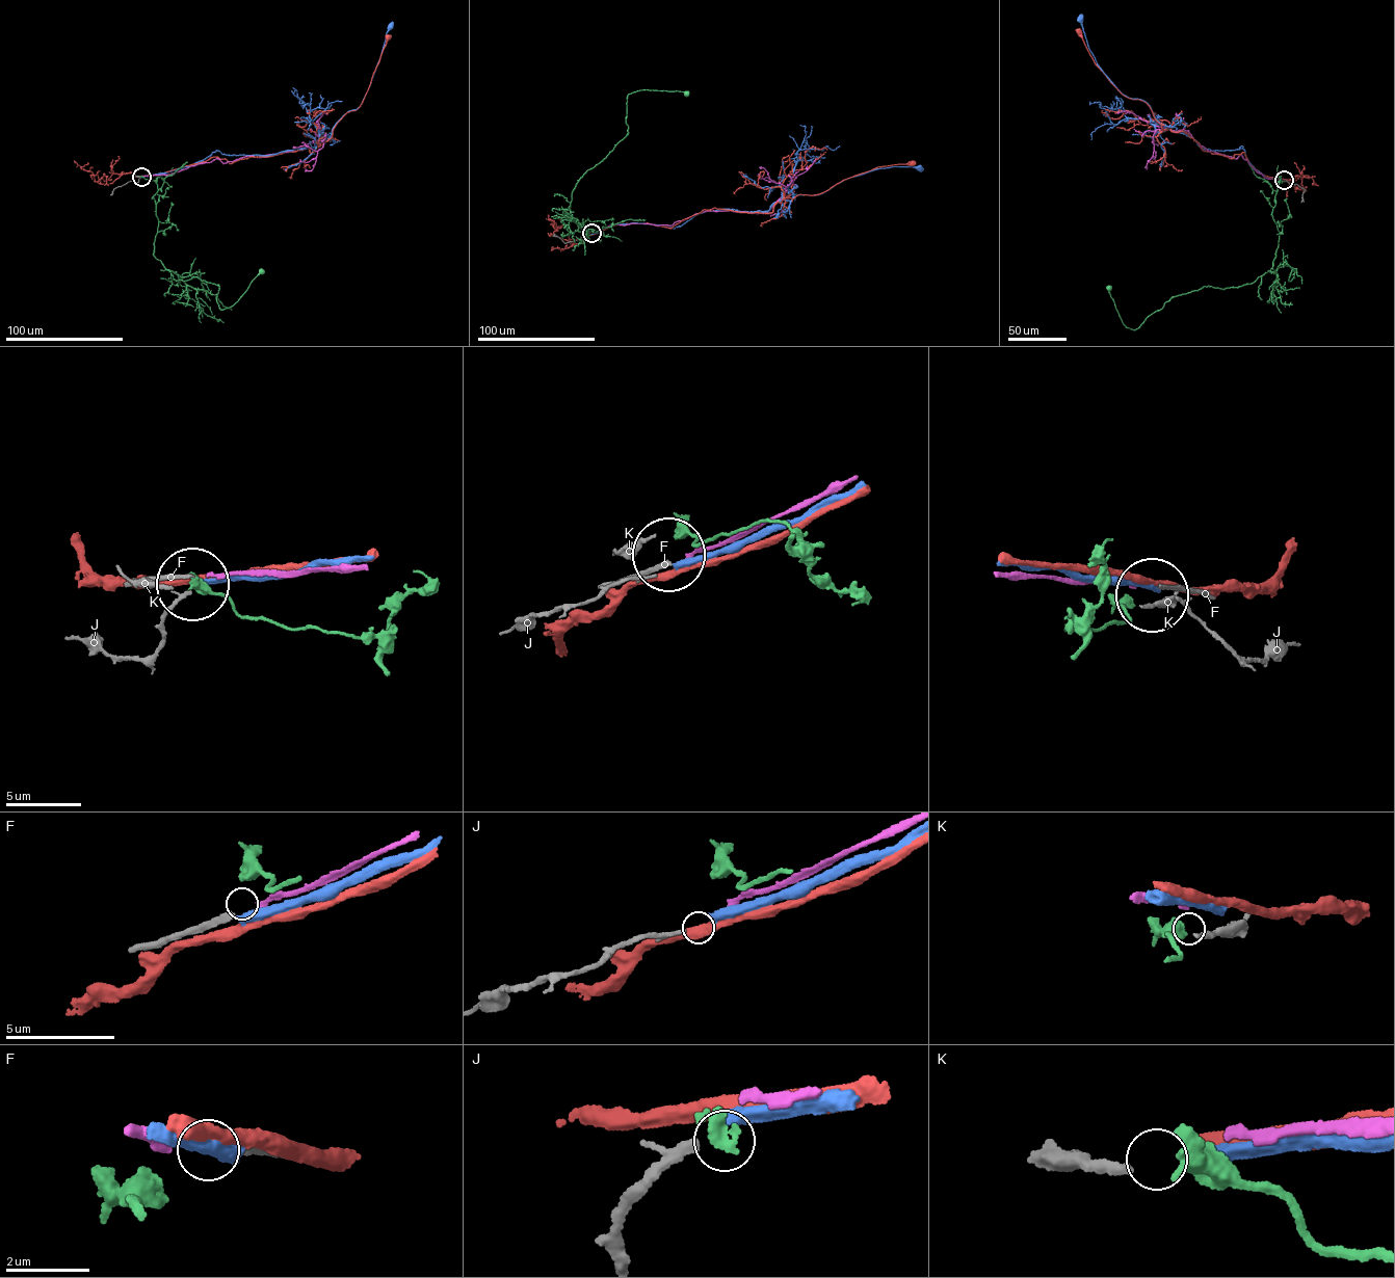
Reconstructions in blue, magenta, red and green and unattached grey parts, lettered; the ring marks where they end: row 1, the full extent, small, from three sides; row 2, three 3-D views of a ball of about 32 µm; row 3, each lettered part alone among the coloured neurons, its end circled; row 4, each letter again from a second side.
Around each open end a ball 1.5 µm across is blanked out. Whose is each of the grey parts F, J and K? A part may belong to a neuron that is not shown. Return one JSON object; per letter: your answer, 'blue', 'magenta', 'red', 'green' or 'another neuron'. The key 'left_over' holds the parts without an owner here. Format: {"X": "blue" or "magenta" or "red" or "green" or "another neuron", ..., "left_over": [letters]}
{"F": "magenta", "J": "another neuron", "K": "green", "left_over": ["J"]}

